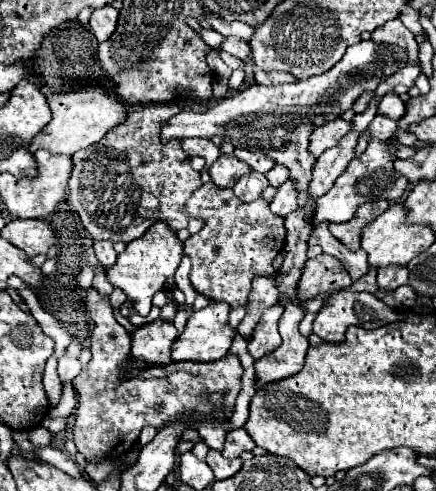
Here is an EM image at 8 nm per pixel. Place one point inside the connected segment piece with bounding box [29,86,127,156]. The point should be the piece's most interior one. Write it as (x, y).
(80, 119)

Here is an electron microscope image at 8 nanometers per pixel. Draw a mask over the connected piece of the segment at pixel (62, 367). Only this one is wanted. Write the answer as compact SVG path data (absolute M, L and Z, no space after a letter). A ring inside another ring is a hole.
M61 356L57 372L59 372L61 382L71 382L71 378L75 378L81 372L81 364L79 364L79 360L73 360L69 356Z

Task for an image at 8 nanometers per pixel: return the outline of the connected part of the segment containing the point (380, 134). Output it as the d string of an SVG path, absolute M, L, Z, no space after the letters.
M377 114L377 116L373 118L373 122L367 126L367 130L361 132L353 156L361 156L361 152L367 148L369 140L373 140L373 138L379 138L381 142L387 142L387 140L395 134L395 130L397 130L397 122L395 122L395 120Z

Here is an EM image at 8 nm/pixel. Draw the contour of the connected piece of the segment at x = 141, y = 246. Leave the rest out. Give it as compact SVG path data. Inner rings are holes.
M157 222L141 238L129 242L125 252L119 254L113 268L105 268L105 274L107 274L107 280L115 288L121 288L127 300L133 302L133 310L145 318L151 310L151 300L155 292L163 290L165 282L173 278L181 262L181 256L183 256L183 242L175 236L175 232L169 230L165 222Z

